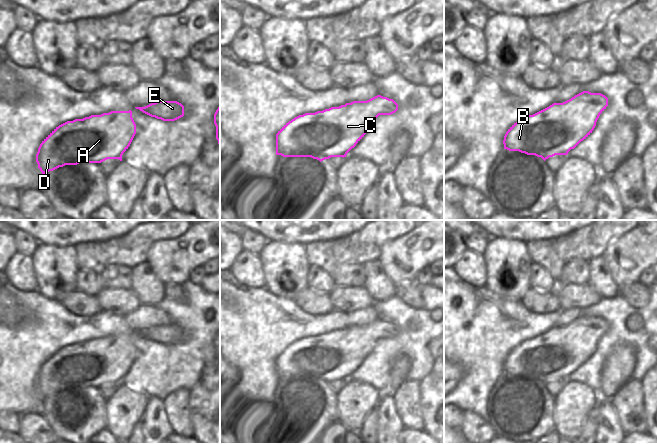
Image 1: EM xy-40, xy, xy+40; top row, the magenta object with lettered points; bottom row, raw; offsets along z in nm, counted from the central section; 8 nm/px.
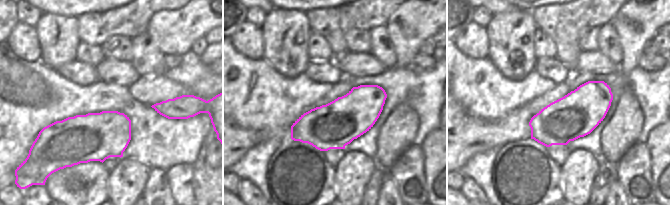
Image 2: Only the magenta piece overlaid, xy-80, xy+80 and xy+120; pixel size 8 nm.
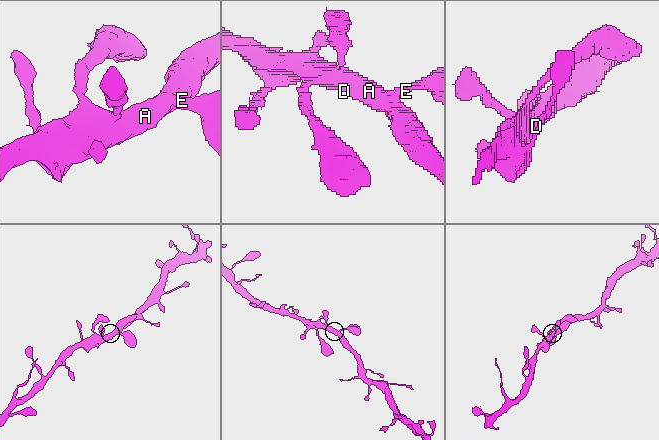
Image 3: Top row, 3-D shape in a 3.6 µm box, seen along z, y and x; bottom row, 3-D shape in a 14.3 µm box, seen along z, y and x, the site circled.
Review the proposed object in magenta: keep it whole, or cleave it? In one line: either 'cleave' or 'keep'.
keep

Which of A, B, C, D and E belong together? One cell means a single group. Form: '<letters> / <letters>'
A B C D E

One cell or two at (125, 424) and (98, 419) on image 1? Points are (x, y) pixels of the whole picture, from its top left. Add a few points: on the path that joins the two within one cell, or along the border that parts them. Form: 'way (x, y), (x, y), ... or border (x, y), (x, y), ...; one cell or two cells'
border (105, 401), (106, 428); two cells

